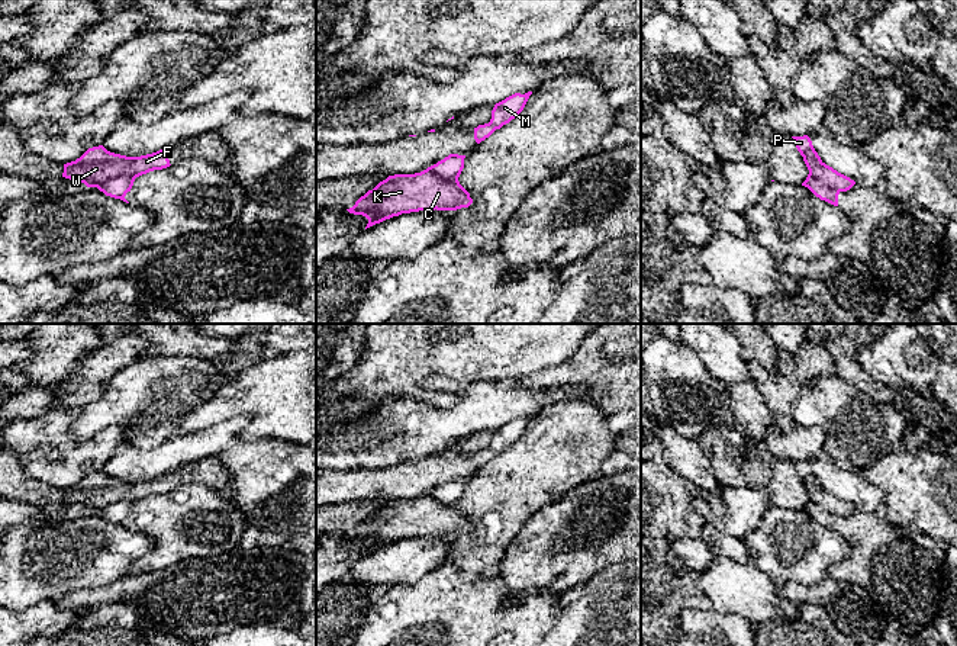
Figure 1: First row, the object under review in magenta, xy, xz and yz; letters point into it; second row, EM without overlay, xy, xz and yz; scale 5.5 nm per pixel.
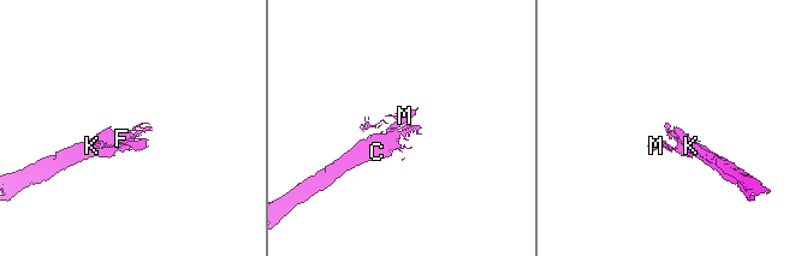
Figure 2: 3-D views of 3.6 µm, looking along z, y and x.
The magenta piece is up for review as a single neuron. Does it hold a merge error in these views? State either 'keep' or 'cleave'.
keep

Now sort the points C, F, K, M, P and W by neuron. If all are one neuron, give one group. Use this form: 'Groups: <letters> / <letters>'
Groups: C F K M P W

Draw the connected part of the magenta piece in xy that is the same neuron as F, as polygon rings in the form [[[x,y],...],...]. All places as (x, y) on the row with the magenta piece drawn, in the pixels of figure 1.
[[[99,145],[88,148],[75,161],[64,164],[62,177],[97,187],[106,196],[129,203],[125,196],[136,177],[170,165],[165,148],[141,157],[126,157]]]

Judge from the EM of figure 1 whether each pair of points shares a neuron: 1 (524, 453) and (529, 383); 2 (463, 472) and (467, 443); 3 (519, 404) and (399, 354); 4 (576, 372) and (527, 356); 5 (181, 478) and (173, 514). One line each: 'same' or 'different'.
1: different
2: different
3: different
4: different
5: different

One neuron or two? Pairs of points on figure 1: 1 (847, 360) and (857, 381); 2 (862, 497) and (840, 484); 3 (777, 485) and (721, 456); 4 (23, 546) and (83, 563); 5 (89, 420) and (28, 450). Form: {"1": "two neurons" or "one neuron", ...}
{"1": "one neuron", "2": "one neuron", "3": "one neuron", "4": "one neuron", "5": "two neurons"}

